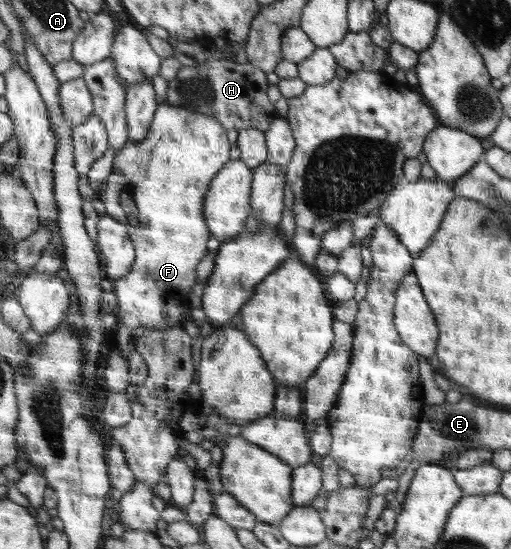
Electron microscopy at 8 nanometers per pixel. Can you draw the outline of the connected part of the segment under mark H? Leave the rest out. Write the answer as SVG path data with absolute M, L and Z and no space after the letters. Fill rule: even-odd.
M210 58L195 67L181 66L176 77L167 83L164 103L210 115L226 129L258 129L266 132L274 119L282 117L268 99L268 86L266 73L250 62L240 64L225 58Z

